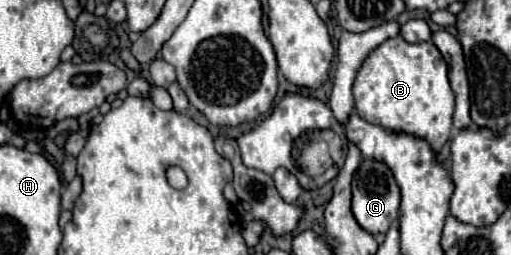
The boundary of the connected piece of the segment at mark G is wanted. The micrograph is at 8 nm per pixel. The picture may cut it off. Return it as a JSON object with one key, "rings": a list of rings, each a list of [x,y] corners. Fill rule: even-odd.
{"rings":[[[362,159],[360,167],[352,177],[352,213],[358,225],[372,235],[386,233],[392,221],[398,219],[398,209],[400,209],[400,187],[394,179],[394,173],[378,159]]]}

